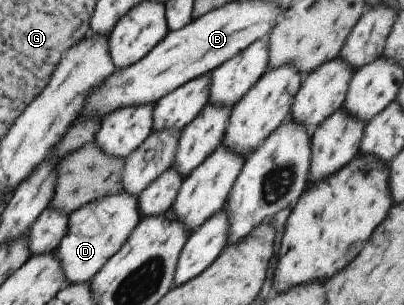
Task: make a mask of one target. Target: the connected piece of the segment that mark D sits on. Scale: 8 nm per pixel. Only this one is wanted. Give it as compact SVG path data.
M122 190L73 210L67 220L66 232L54 252L62 265L66 284L88 282L124 244L140 219L137 195Z

